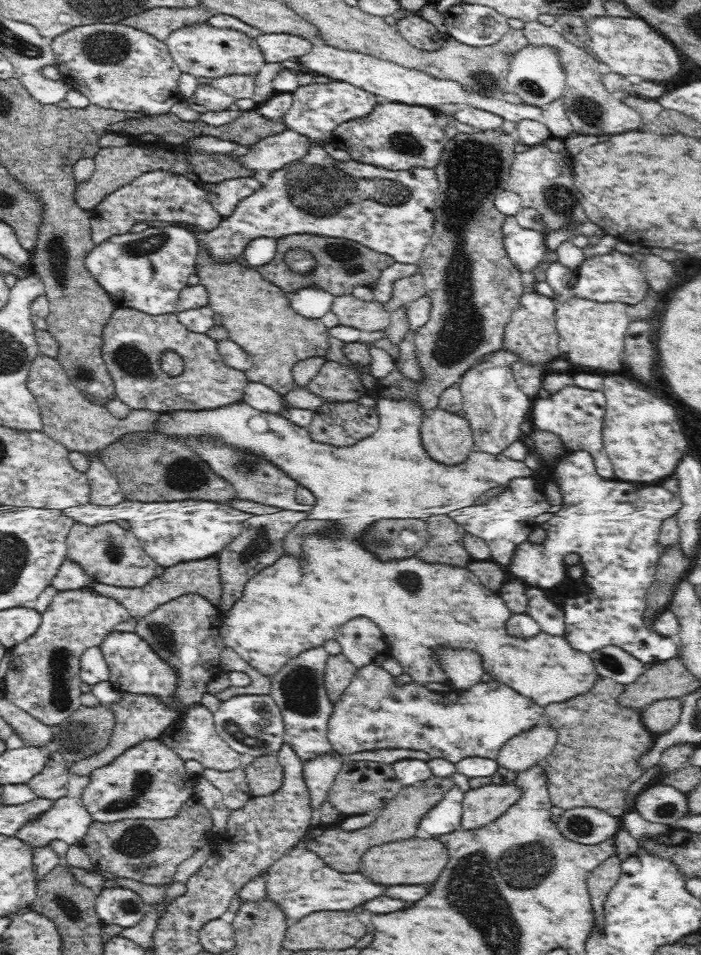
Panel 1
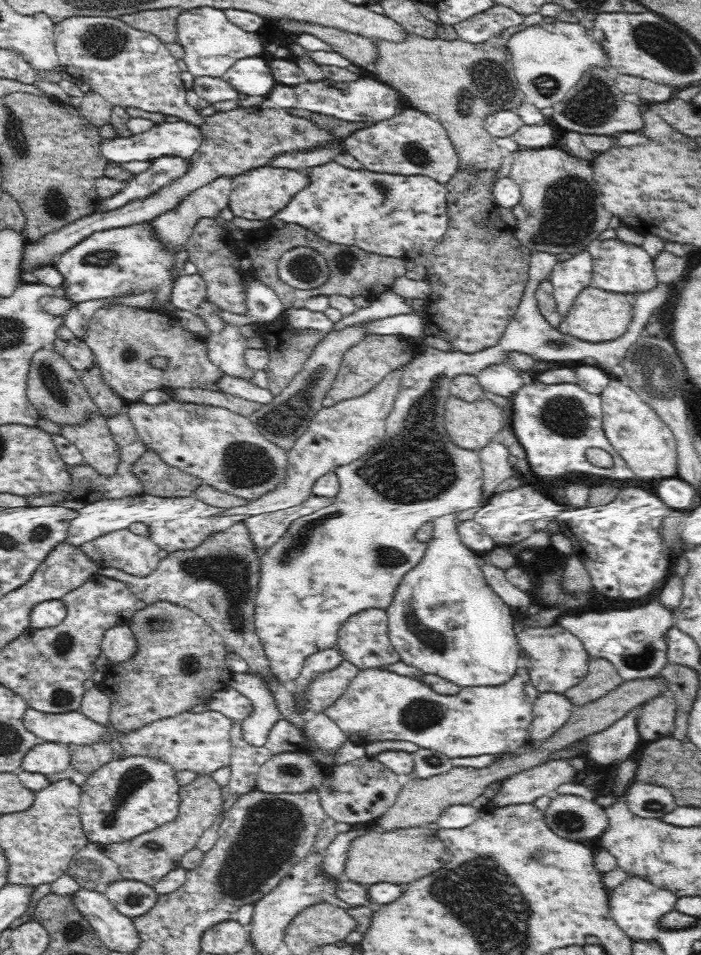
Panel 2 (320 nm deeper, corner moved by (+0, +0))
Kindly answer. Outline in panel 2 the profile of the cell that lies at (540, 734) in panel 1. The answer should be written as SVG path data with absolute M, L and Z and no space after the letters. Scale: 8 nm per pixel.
M541 693L533 708L533 724L529 728L529 741L546 741L571 718L574 710L566 694Z

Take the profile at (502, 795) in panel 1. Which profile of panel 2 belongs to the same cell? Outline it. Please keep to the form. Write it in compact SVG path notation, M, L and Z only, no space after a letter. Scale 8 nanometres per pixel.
M570 759L547 760L538 766L512 775L502 782L500 791L490 800L490 807L499 808L500 806L528 804L534 802L540 796L552 797L556 794L558 786L572 782L576 773L580 772L580 770L572 766L571 761Z

